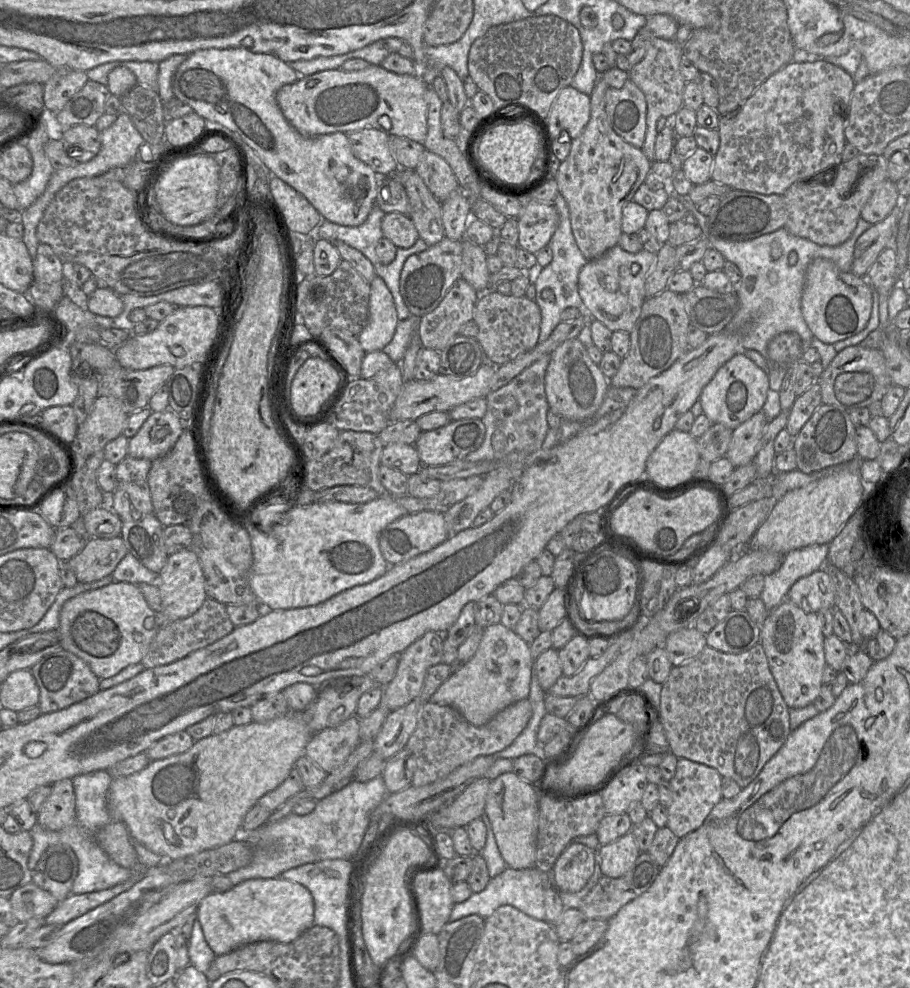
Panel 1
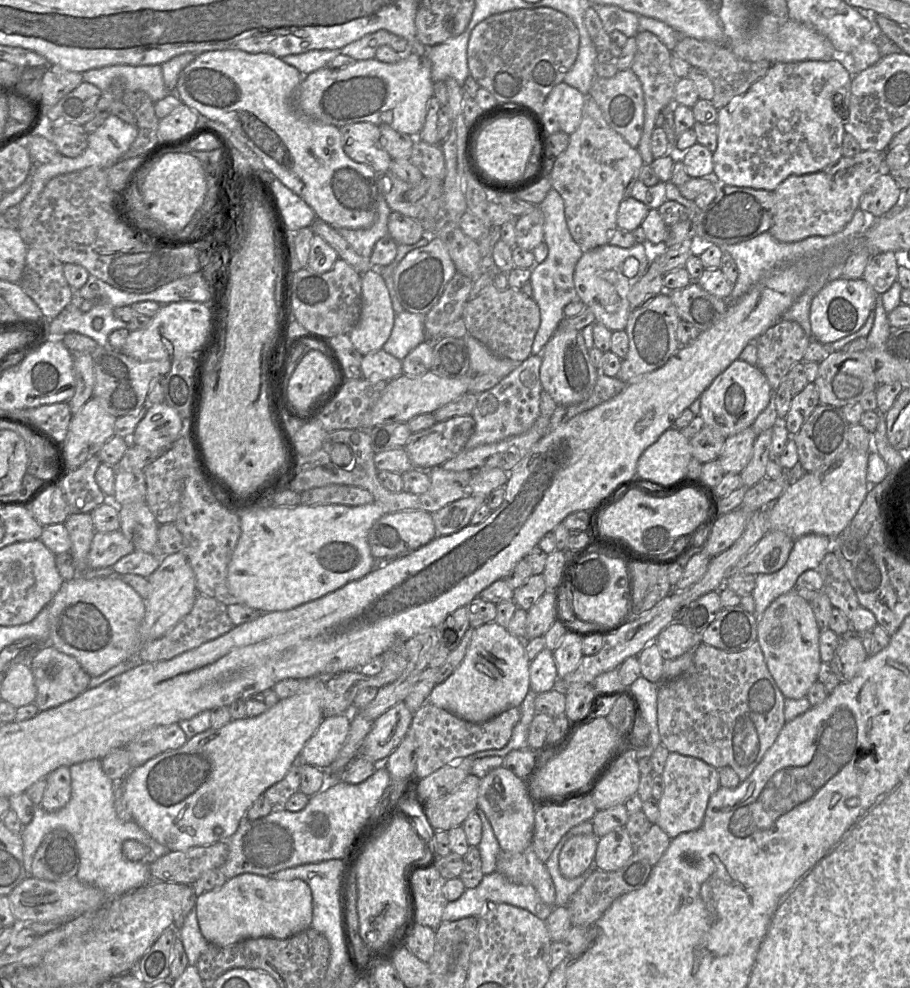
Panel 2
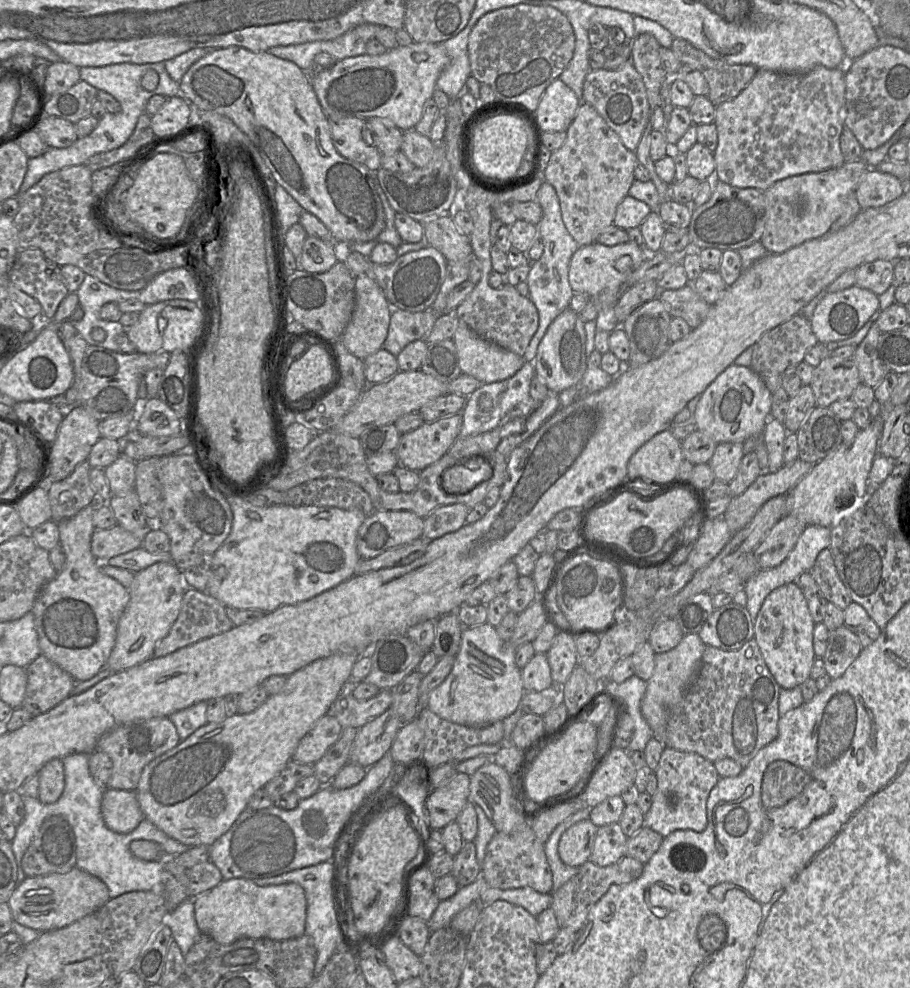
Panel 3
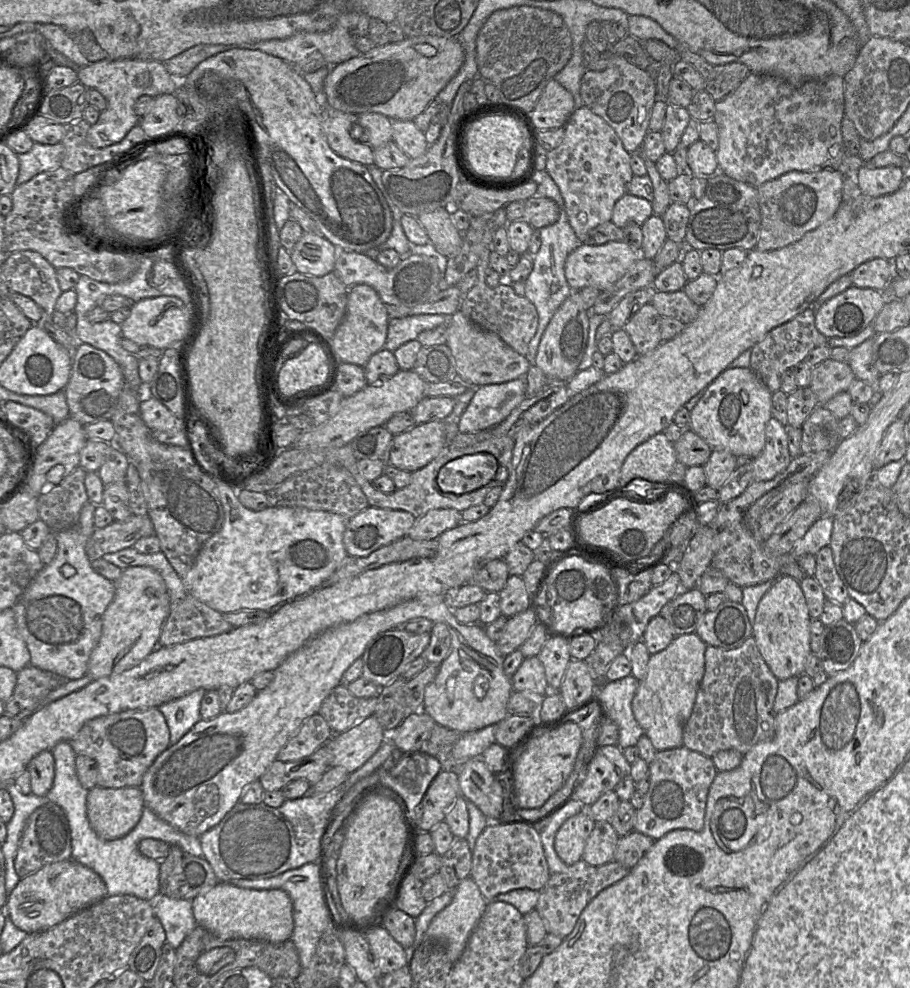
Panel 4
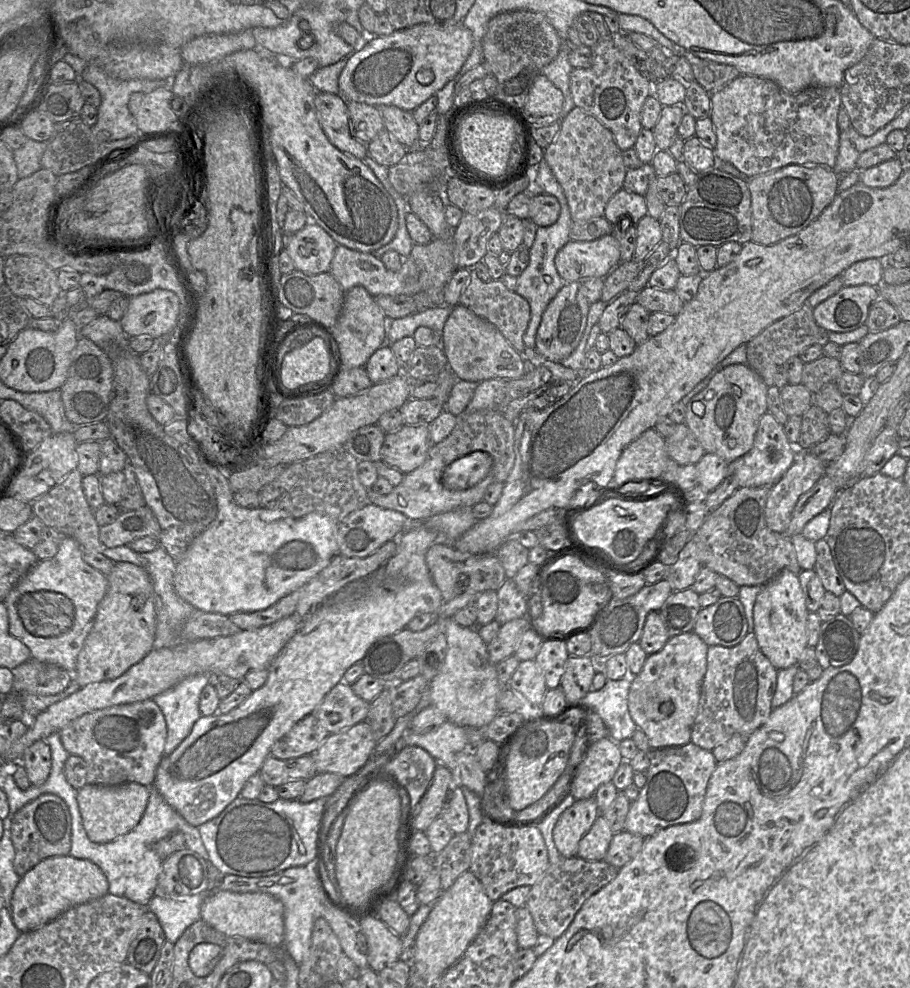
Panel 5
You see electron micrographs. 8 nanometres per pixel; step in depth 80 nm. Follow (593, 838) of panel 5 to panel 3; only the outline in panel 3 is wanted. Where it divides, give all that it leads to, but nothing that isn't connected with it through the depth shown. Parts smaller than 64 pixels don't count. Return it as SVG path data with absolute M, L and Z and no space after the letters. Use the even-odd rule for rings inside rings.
M618 823L598 827L589 861L601 867L618 862L626 856L627 840Z

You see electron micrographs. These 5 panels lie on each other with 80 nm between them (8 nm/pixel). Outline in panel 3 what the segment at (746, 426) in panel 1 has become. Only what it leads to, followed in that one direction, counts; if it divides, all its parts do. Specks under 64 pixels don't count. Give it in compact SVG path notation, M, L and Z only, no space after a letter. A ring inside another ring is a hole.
M723 442L717 444L712 458L707 463L716 480L729 483L736 476L744 455L743 443Z

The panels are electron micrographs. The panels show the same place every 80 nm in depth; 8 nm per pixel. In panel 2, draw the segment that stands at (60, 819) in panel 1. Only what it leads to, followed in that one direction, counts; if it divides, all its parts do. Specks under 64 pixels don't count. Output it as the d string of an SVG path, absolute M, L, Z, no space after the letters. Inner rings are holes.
M61 766L52 771L46 778L46 788L40 803L47 812L62 809L71 797L71 775L69 768Z

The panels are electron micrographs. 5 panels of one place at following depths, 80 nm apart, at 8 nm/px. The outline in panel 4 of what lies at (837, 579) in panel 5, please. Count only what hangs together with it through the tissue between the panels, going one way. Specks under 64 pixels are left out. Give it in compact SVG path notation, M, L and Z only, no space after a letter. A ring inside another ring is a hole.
M829 545L822 547L816 556L815 579L819 582L826 599L844 605L849 595L847 589L839 577Z

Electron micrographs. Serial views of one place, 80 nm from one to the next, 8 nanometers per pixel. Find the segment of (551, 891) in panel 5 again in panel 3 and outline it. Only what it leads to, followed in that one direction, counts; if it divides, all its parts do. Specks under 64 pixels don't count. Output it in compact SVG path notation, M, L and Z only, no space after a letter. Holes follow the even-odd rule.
M627 856L606 867L598 866L591 861L585 862L579 867L579 871L574 877L556 891L551 892L550 908L554 911L560 928L571 928L578 932L584 926L591 909L608 889L614 884L620 885L635 881L642 875L644 865L641 861Z

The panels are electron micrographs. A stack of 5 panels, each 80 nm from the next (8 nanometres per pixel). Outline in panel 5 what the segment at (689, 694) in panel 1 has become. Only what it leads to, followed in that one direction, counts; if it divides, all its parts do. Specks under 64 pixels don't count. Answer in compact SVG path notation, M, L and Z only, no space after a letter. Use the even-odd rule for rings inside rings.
M749 631L736 646L708 646L706 673L691 743L712 751L734 734L749 737L759 729L773 710L771 702L776 690L777 673L778 670L760 650L753 631Z

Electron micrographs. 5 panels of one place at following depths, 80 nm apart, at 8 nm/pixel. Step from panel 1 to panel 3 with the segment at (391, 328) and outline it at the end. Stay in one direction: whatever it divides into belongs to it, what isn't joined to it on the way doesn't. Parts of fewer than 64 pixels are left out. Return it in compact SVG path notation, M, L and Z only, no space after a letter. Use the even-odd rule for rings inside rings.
M366 274L357 275L354 310L340 339L351 354L364 361L382 348L388 334L390 317L389 302L378 283Z

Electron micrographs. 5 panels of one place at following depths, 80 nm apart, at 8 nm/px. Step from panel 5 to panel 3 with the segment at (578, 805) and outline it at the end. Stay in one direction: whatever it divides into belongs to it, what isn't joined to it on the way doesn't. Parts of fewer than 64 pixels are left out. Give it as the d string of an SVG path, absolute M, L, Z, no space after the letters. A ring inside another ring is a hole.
M590 819L573 824L562 835L558 854L562 862L571 867L580 867L589 861L598 827Z

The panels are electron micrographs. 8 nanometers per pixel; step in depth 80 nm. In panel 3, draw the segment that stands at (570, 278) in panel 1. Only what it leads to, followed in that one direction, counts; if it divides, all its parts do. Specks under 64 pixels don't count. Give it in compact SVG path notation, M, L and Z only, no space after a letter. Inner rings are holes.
M545 181L538 190L535 201L539 203L542 209L542 218L537 227L538 234L544 244L544 251L541 258L532 263L526 281L529 287L528 298L534 303L538 311L539 325L523 355L525 362L535 360L538 346L548 327L564 310L569 308L569 303L574 295L569 283L570 261L579 249L579 245L570 235L563 222L559 199L553 186Z

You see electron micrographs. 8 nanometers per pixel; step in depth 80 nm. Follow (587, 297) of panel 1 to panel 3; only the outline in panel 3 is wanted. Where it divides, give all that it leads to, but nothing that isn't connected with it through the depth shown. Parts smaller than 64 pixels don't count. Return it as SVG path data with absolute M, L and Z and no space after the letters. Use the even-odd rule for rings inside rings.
M634 242L607 246L592 243L580 246L574 253L569 267L569 283L575 292L587 293L590 298L597 299L601 310L596 318L596 329L611 332L621 326L615 316L615 306L624 291L624 283L646 260L649 254L644 246Z

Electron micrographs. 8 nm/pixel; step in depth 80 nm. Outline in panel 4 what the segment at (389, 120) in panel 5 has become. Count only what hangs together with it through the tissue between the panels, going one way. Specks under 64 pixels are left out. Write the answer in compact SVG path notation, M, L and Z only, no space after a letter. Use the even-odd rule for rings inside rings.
M392 120L393 141L410 159L423 155L429 144L413 120Z

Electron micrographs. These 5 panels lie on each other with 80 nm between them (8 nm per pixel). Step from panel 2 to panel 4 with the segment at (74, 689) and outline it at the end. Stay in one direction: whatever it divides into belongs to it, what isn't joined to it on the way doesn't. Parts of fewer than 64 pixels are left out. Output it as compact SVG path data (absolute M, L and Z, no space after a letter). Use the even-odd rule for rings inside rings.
M29 664L17 672L17 683L12 697L5 702L3 715L27 719L45 705L48 694L56 689L61 681L68 680Z

